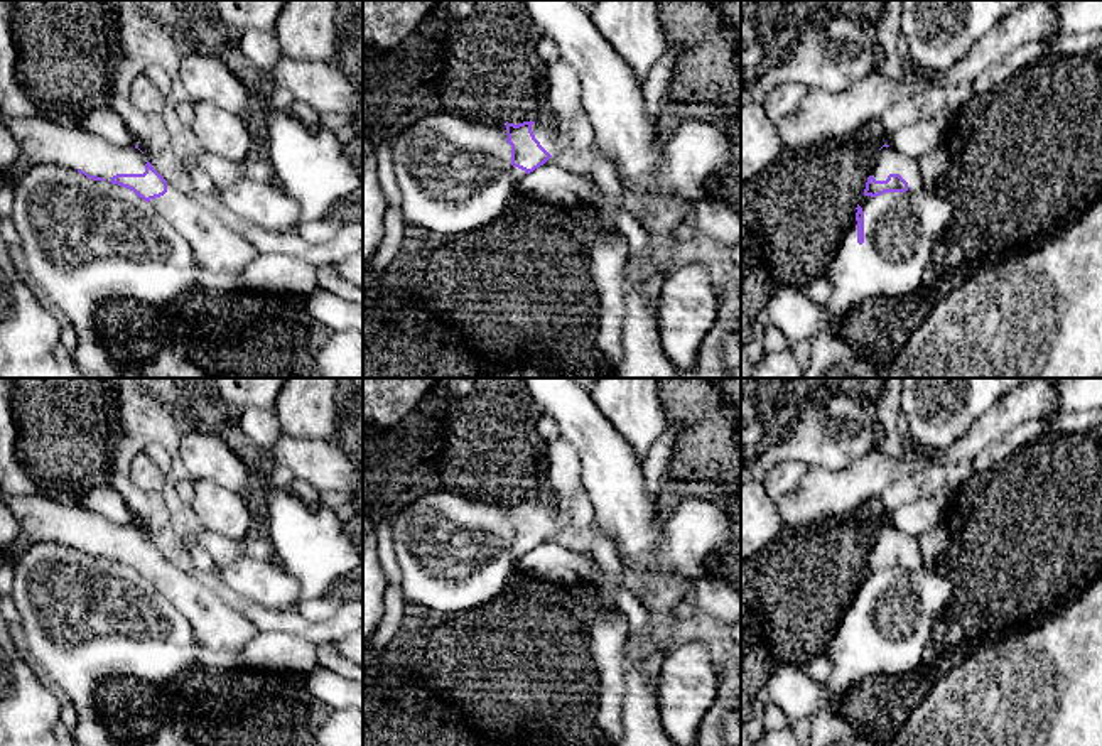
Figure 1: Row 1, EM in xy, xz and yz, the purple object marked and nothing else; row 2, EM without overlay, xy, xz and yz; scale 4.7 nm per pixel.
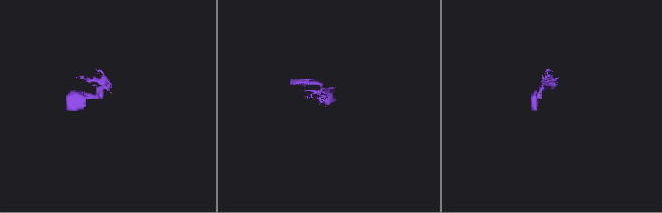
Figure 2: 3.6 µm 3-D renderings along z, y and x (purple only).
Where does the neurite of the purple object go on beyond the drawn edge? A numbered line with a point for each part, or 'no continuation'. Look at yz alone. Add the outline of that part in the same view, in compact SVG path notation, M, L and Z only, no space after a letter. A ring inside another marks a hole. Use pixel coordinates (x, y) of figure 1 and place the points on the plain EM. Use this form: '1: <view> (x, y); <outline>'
1: yz (888, 539); M883 525L874 537L871 554L886 559L889 552L899 552L908 560L908 570L923 567L918 537L903 533L891 525Z

